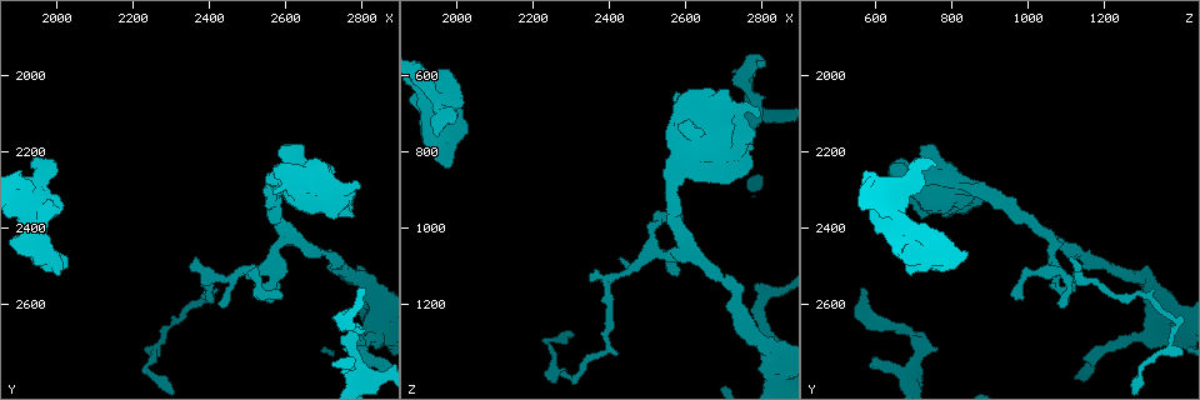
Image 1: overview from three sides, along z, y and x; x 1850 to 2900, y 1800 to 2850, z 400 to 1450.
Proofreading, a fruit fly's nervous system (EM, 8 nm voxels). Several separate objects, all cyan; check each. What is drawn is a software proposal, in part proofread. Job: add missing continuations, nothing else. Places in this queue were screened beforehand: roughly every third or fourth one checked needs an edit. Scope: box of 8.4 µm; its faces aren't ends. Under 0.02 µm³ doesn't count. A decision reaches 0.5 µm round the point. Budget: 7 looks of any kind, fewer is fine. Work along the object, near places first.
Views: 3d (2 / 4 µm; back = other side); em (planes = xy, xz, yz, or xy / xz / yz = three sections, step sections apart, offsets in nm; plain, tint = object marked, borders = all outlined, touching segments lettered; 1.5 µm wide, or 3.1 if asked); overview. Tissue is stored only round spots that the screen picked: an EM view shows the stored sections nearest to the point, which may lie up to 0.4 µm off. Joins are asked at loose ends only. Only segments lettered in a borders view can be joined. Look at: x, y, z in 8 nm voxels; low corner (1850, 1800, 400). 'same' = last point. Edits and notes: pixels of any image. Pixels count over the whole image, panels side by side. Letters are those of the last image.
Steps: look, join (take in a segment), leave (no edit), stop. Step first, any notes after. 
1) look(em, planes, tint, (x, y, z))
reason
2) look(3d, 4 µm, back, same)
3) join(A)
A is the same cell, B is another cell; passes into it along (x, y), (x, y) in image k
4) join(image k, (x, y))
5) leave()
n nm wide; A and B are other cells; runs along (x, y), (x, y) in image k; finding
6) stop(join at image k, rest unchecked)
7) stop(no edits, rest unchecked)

look(em, yz, step 4, borders, (2585, 2575, 965))

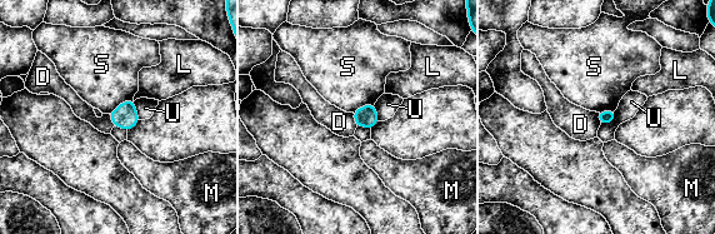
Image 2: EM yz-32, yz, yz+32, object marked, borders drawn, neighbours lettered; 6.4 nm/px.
look(em, planes, borders, same)
another direction

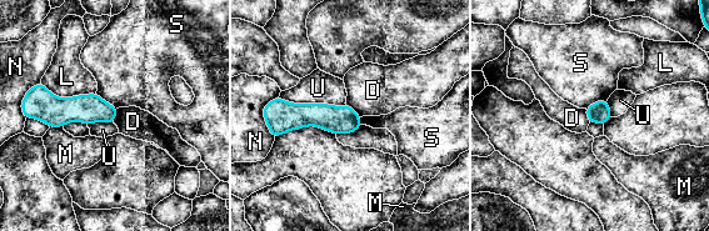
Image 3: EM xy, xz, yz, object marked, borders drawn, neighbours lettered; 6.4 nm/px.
leave()
D, L, M, N, S and U are other cells; border along (345, 103), (360, 116) in image 3; no lettered segment goes on from it

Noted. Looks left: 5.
look(3d, 4 µm, (2360, 2470, 1115))
tapers out

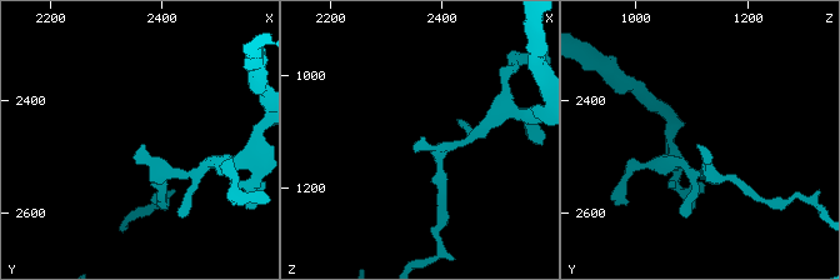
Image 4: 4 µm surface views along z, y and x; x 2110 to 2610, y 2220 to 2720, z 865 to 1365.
look(em, xz, step 8, tint, (2360, 2470, 1110))

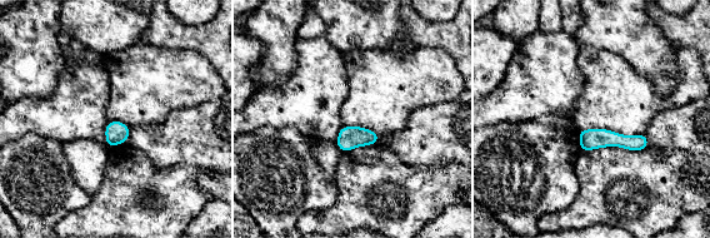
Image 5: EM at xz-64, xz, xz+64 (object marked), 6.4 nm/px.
look(em, xz, step 8, borders, same)
see the neighbours

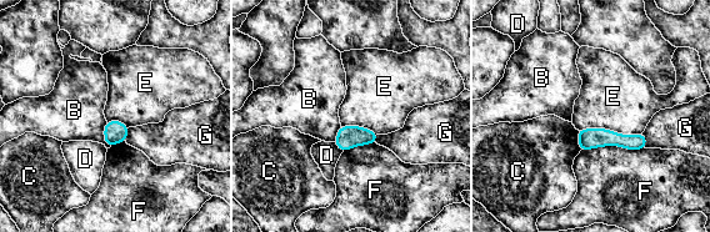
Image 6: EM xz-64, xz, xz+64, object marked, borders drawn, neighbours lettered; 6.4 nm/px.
leave()
B, C, D, E, F and G are other cells; border along (643, 132), (646, 140), (645, 147) in image 6; none of them fits

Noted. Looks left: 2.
stop(no edits, rest unchecked)

